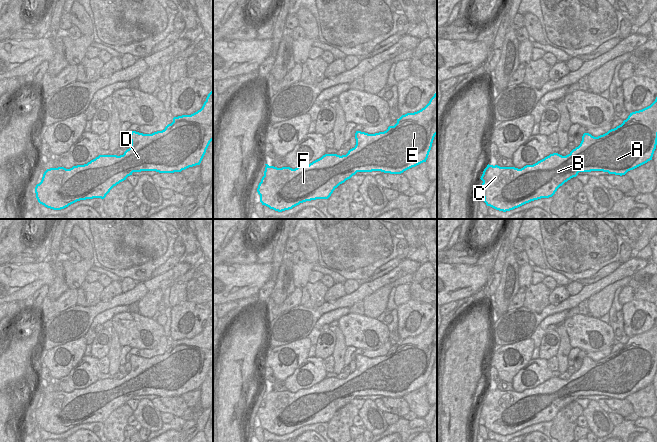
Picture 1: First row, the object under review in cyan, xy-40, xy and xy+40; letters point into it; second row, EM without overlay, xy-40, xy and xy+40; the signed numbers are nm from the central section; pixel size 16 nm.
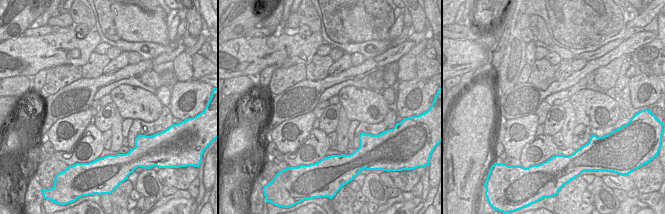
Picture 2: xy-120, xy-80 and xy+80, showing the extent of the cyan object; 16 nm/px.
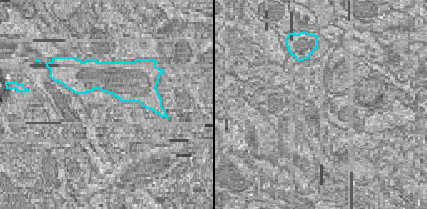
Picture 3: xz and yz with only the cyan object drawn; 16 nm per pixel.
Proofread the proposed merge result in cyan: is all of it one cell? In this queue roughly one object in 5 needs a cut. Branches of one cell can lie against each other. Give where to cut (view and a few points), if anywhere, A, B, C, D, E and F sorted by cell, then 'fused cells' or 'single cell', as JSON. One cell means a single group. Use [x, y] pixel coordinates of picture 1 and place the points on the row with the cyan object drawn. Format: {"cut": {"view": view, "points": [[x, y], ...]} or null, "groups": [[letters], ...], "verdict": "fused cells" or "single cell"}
{"cut": null, "groups": [["A", "B", "C", "D", "E", "F"]], "verdict": "single cell"}

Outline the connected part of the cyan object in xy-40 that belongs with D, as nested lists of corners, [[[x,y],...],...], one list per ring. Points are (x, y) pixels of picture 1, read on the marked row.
[[[213,90],[208,94],[202,108],[197,112],[191,115],[174,117],[173,122],[168,124],[164,130],[152,134],[132,131],[130,140],[131,147],[123,155],[99,155],[87,164],[73,166],[70,169],[64,167],[47,169],[41,182],[35,187],[38,202],[47,208],[61,210],[80,200],[104,199],[114,186],[126,180],[133,172],[156,171],[159,173],[174,173],[200,165],[210,142],[213,140]]]

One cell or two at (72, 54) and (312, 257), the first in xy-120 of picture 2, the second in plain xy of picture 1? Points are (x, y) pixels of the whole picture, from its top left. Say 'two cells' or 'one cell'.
two cells

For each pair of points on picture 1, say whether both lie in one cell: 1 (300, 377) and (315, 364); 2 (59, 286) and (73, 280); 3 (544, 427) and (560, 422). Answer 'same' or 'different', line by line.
1: same
2: different
3: different

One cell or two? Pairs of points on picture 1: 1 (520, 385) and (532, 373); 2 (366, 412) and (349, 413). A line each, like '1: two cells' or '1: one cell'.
1: one cell
2: two cells

